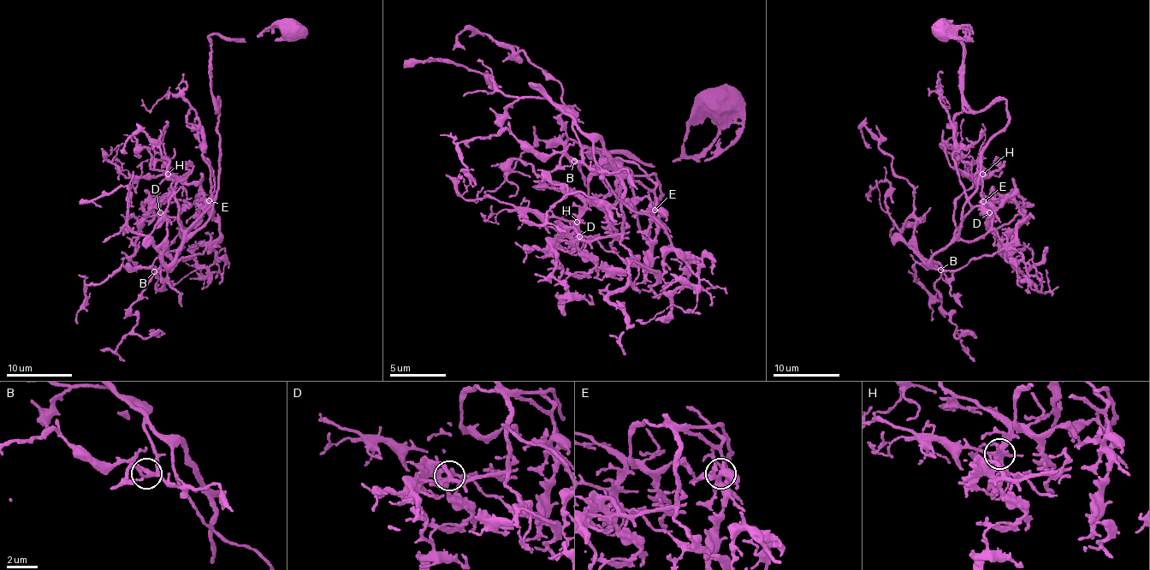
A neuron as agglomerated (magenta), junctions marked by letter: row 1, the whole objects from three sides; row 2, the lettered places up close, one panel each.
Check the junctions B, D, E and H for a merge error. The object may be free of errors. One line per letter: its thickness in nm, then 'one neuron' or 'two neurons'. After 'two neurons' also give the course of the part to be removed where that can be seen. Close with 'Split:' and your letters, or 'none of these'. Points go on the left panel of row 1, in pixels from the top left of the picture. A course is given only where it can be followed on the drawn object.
B: 200 nm thick; one neuron
D: 240 nm thick; one neuron
E: 280 nm thick; one neuron
H: 440 nm thick; one neuron
Split: none of these

